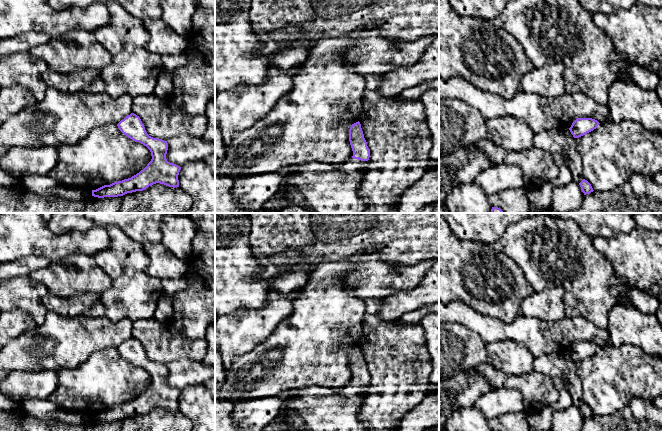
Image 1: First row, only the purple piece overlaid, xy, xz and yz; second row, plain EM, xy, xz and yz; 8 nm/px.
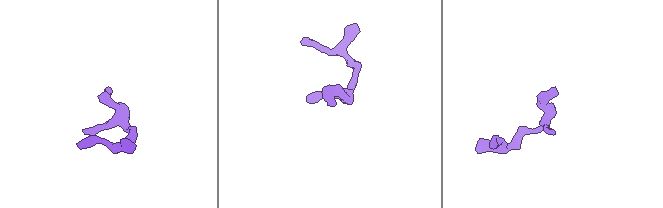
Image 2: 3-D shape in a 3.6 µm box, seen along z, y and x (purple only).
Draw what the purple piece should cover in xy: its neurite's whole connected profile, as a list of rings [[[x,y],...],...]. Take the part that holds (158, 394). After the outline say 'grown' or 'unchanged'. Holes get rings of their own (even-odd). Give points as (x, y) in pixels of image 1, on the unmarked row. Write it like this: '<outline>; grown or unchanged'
[[[134,337],[126,340],[117,350],[128,362],[146,370],[151,376],[152,383],[136,399],[92,414],[92,420],[98,422],[123,420],[127,417],[143,415],[156,407],[173,412],[179,411],[178,399],[181,391],[167,385],[167,365],[149,360],[140,341]]]; unchanged

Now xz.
[[[360,346],[351,349],[349,365],[353,380],[346,386],[334,388],[327,386],[309,386],[288,391],[288,395],[278,415],[295,413],[299,415],[310,431],[366,431],[363,422],[359,419],[359,410],[370,381],[370,373],[364,362]]]; grown

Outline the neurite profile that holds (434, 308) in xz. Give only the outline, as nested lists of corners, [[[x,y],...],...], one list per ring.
[[[439,303],[417,308],[413,311],[408,311],[404,313],[398,320],[403,324],[419,323],[425,315],[430,313],[439,314]]]

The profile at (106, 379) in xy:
[[[112,347],[92,353],[86,362],[76,368],[56,372],[58,387],[48,399],[60,407],[80,408],[91,414],[131,402],[139,397],[137,391],[151,379],[146,370],[128,362],[117,348]]]

